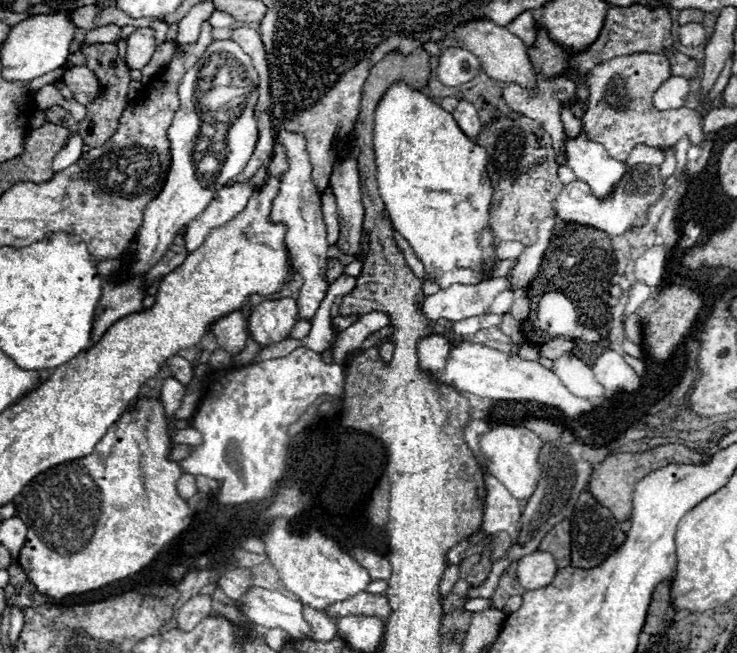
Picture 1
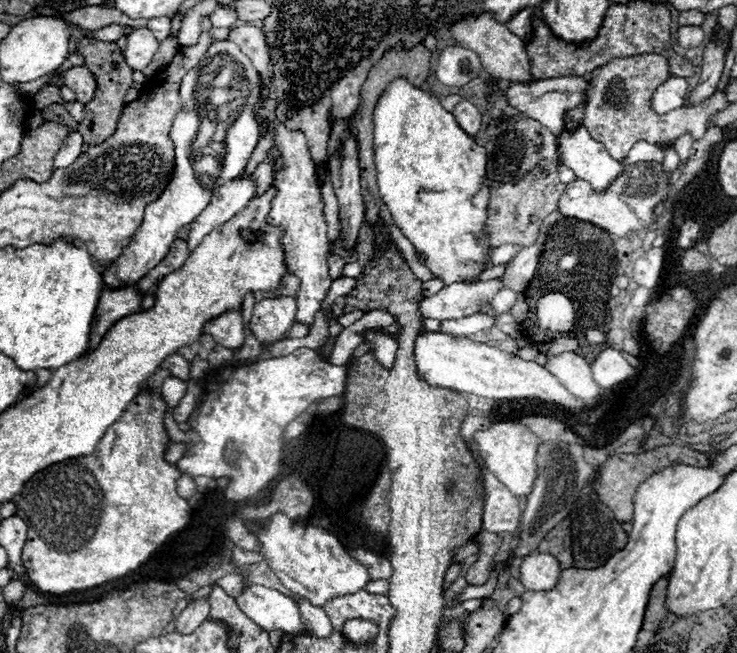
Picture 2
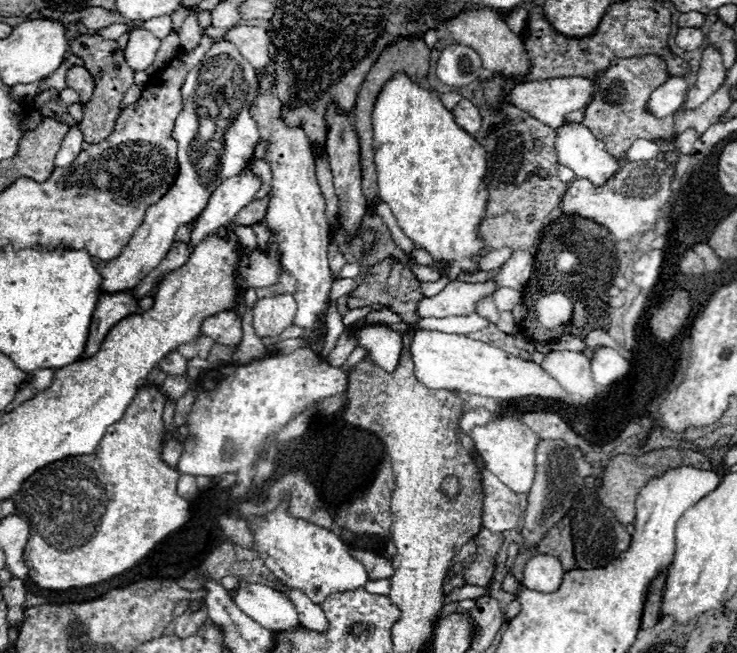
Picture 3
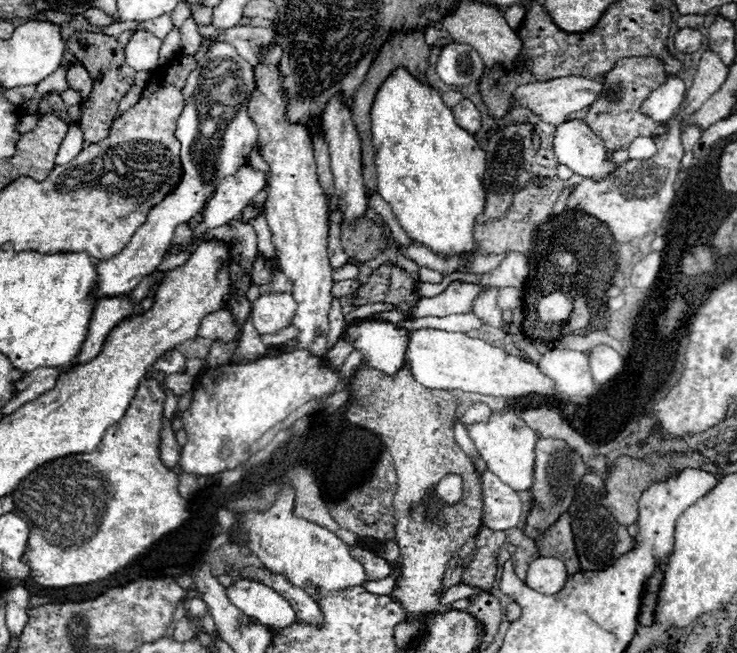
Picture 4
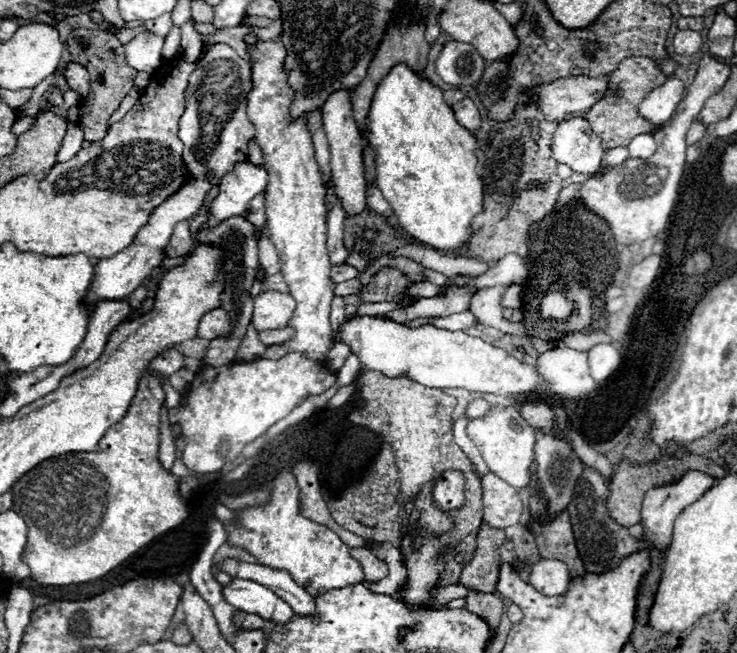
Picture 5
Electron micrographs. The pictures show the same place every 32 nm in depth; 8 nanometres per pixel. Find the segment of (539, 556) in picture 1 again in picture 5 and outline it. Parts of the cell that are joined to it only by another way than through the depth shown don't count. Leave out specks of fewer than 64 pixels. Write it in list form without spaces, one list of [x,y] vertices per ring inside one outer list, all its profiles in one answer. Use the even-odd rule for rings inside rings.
[[[560,560],[536,562],[530,568],[530,582],[528,584],[546,596],[566,594],[568,584],[570,584],[568,566]]]

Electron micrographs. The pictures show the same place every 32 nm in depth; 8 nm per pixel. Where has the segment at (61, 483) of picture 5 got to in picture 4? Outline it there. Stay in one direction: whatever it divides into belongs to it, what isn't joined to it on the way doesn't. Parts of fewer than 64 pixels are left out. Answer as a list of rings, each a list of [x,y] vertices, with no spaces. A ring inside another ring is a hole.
[[[142,378],[126,418],[106,430],[98,448],[90,454],[68,454],[32,470],[12,492],[14,512],[32,526],[22,560],[30,566],[34,582],[46,588],[90,584],[130,566],[152,544],[180,528],[190,518],[188,502],[178,494],[178,474],[166,468],[160,458],[160,426],[166,394],[158,380]]]

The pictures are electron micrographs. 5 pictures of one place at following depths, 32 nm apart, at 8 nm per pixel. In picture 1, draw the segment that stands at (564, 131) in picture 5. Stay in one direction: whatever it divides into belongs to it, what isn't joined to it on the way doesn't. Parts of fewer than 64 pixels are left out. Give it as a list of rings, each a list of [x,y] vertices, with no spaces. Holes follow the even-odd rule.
[[[582,132],[578,138],[566,138],[566,166],[574,170],[576,180],[586,182],[600,198],[610,194],[614,184],[626,172],[626,164],[608,156],[602,144]]]

